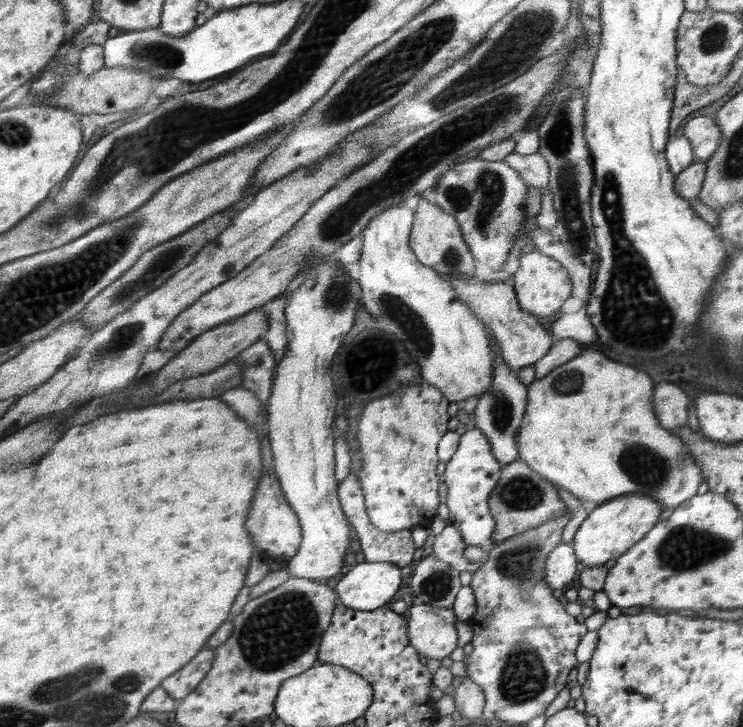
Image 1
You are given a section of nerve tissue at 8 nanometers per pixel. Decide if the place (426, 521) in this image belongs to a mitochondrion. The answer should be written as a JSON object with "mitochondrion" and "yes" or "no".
{"mitochondrion":"no"}

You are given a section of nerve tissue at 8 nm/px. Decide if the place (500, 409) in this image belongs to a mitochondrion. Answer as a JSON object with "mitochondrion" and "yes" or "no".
{"mitochondrion":"yes"}

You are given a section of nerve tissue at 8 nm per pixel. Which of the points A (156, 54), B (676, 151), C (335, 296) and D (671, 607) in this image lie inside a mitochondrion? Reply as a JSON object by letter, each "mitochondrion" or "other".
{"A":"mitochondrion","B":"other","C":"mitochondrion","D":"other"}

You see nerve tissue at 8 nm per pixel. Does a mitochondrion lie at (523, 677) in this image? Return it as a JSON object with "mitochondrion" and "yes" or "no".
{"mitochondrion":"yes"}

